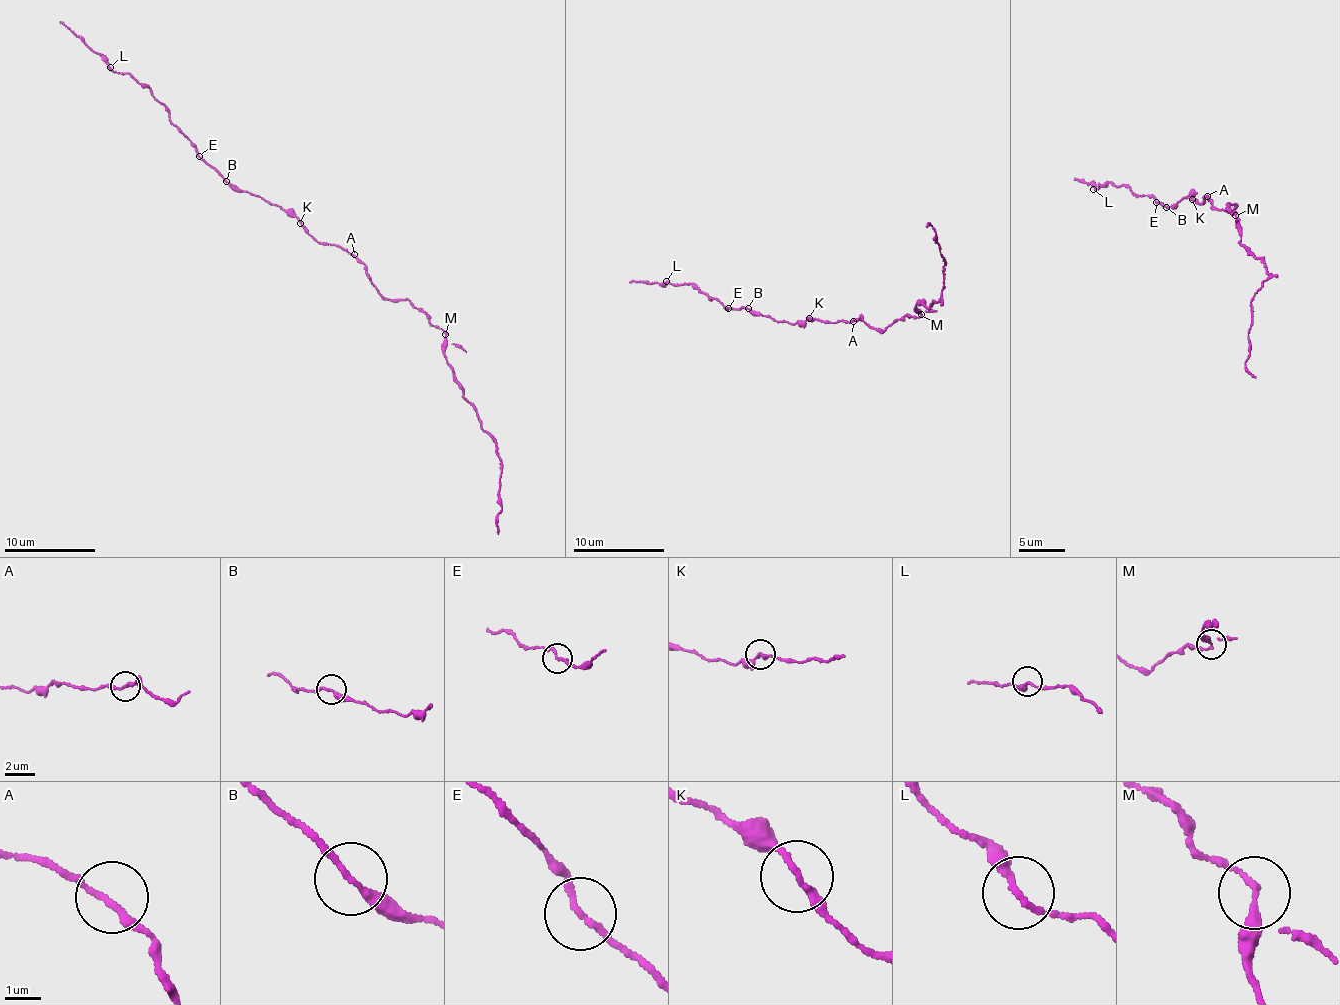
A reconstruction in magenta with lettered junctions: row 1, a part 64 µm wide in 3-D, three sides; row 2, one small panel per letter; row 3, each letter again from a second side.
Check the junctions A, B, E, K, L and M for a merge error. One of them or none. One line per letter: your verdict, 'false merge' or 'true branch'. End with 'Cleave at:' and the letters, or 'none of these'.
A: true branch
B: true branch
E: true branch
K: true branch
L: true branch
M: false merge
Cleave at: M

